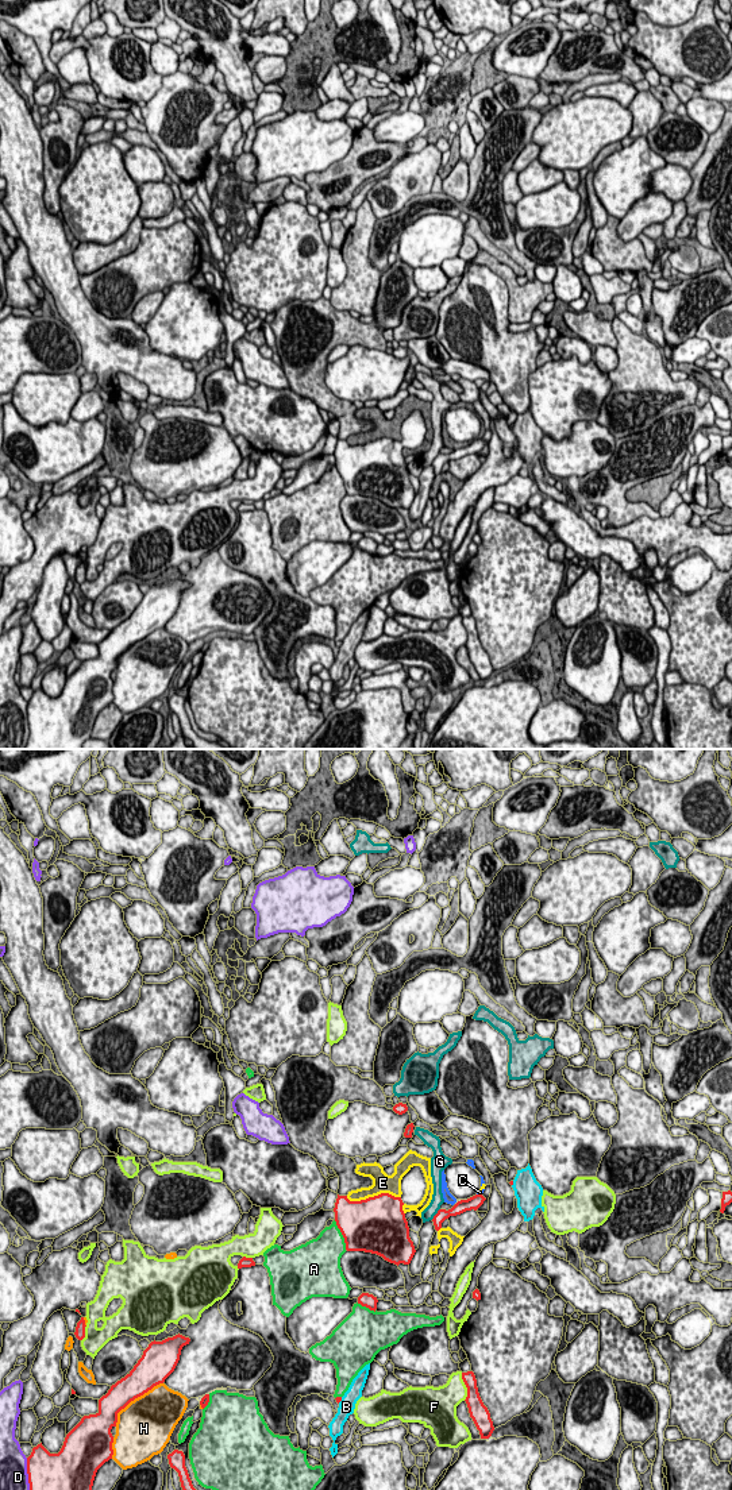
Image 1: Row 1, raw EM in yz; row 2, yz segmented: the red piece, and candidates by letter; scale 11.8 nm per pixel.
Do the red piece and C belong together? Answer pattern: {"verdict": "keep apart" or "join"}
{"verdict": "keep apart"}

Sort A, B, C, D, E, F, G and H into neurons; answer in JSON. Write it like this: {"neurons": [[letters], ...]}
{"neurons": [["A"], ["B"], ["C", "E"], ["D"], ["F"], ["G"], ["H"]]}

